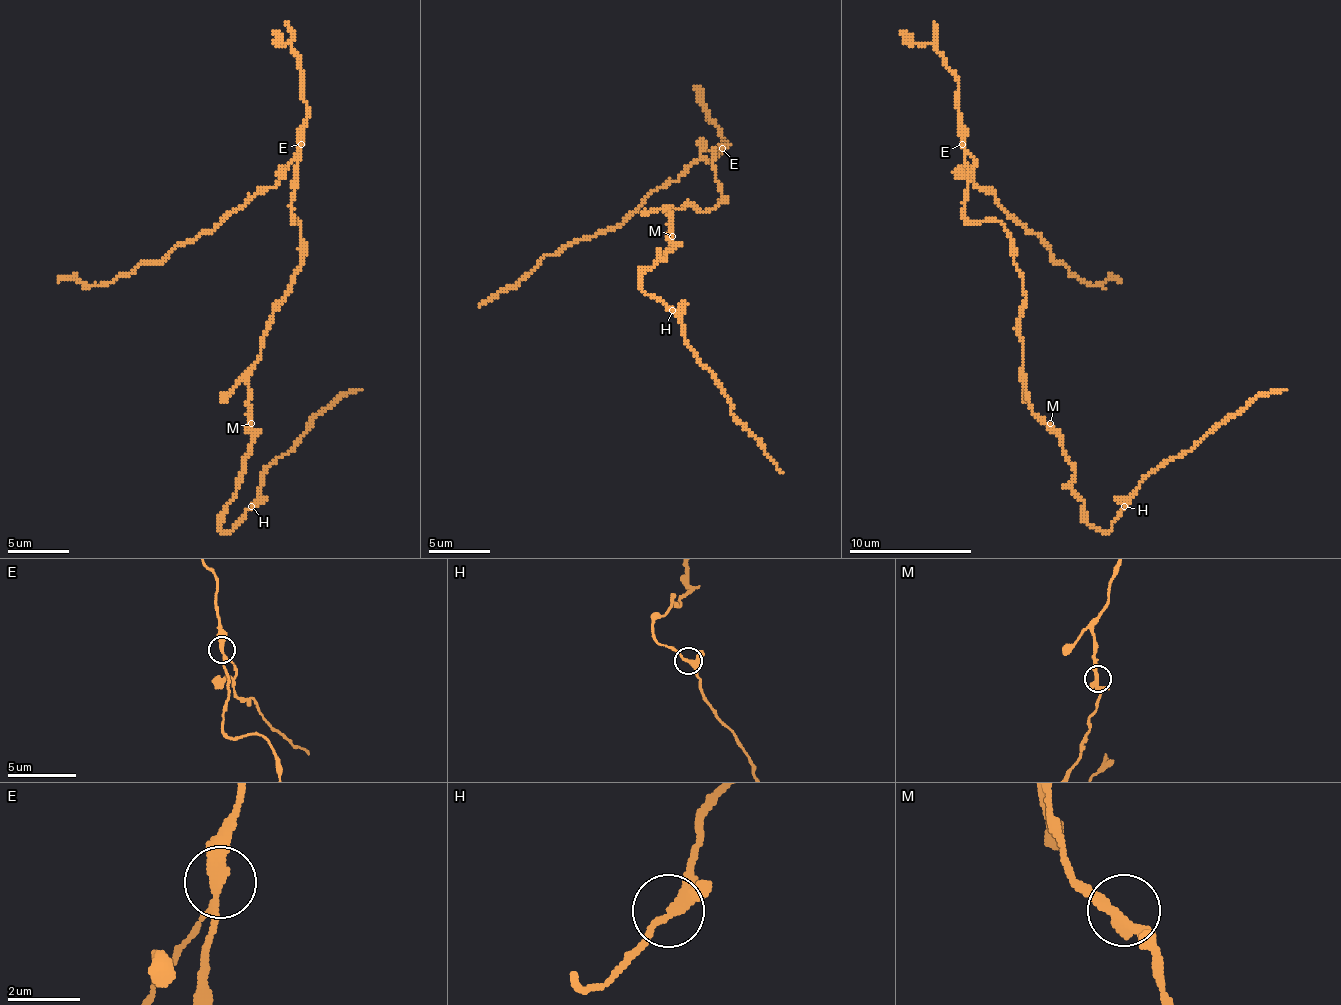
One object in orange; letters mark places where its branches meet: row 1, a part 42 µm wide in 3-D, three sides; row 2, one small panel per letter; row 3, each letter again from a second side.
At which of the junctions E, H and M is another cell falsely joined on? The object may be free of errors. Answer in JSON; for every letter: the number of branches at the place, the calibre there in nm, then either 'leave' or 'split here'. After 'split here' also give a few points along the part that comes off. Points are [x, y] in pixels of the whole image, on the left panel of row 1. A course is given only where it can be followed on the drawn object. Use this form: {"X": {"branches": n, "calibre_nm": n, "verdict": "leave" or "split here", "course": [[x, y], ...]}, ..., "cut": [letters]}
{"E": {"branches": 3, "calibre_nm": 240, "verdict": "split here", "course": [[300, 144], [276, 184], [159, 261], [141, 261], [98, 285], [58, 282]]}, "H": {"branches": 3, "calibre_nm": 240, "verdict": "leave"}, "M": {"branches": 3, "calibre_nm": 240, "verdict": "leave"}, "cut": ["E"]}

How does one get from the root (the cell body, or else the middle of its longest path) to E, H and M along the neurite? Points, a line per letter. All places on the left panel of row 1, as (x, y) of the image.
E: (273, 313), (300, 264), (300, 224), (291, 221), (294, 166), (300, 144)
H: (273, 313), (261, 359), (248, 374), (251, 454), (227, 503), (221, 531), (230, 531), (251, 506)
M: (273, 313), (273, 322), (264, 338), (261, 359), (248, 374), (248, 420), (251, 423)

